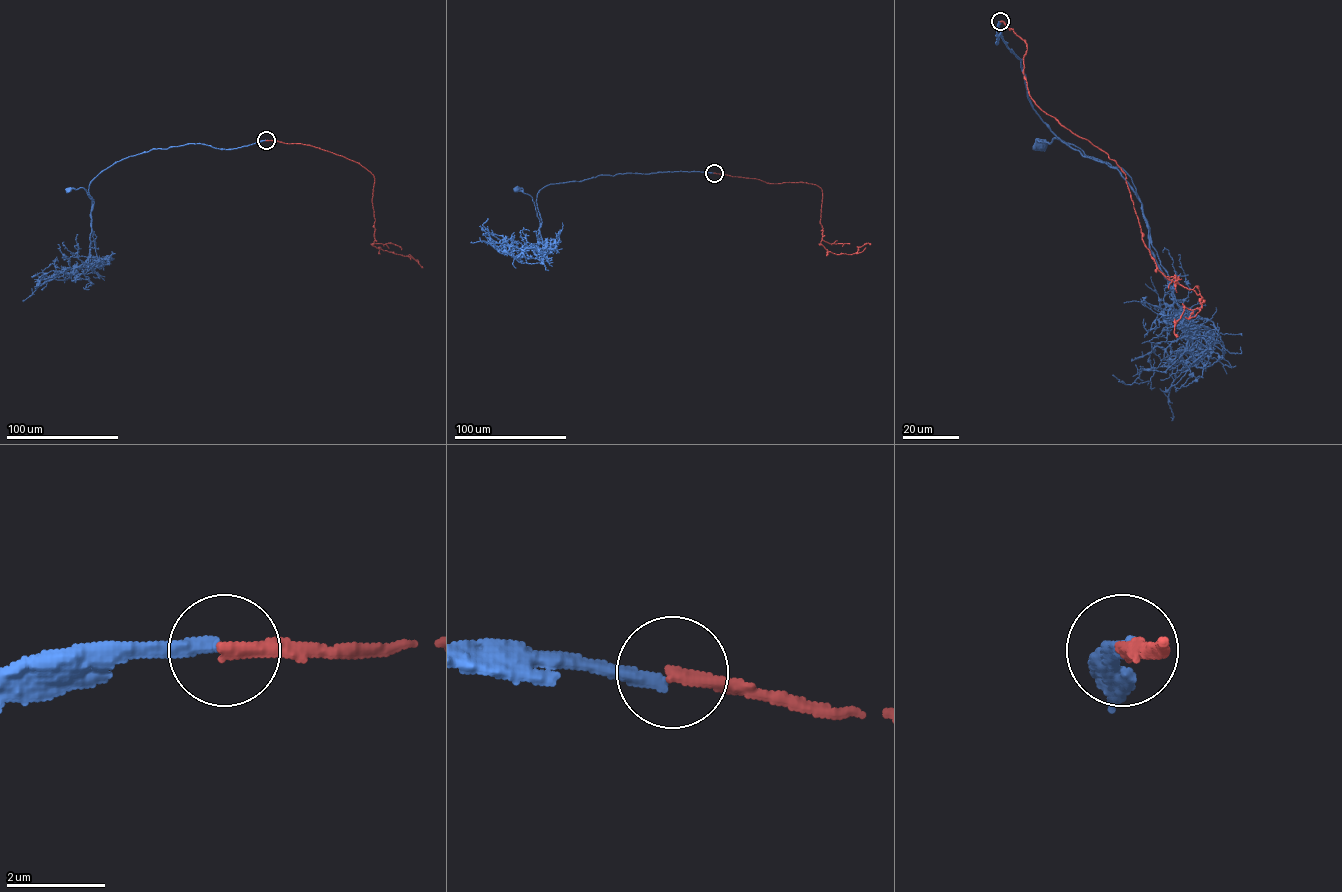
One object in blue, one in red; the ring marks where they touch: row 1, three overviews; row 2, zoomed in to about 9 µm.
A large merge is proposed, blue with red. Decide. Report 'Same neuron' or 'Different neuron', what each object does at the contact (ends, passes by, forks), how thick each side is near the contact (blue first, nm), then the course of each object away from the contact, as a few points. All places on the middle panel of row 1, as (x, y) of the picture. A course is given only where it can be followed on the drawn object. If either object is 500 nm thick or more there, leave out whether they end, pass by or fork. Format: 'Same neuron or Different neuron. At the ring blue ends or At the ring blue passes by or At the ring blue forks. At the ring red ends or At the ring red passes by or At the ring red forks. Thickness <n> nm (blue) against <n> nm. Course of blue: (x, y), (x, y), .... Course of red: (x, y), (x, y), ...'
Different neuron. At the ring blue ends. At the ring red ends. Thickness 320 nm (blue) against 280 nm. Course of blue: (713, 173), (600, 175), (547, 185), (537, 193), (539, 228), (532, 197), (516, 189). Course of red: (714, 173), (771, 183), (816, 185), (822, 192), (821, 244), (836, 254), (852, 254), (866, 243), (870, 244)

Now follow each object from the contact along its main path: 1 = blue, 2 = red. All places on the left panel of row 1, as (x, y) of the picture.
1: (265, 140), (230, 149), (187, 144), (126, 157), (91, 181), (91, 210), (92, 200), (84, 188), (68, 190)
2: (266, 140), (310, 145), (358, 162), (368, 170), (374, 182), (373, 245), (411, 256), (422, 267)

